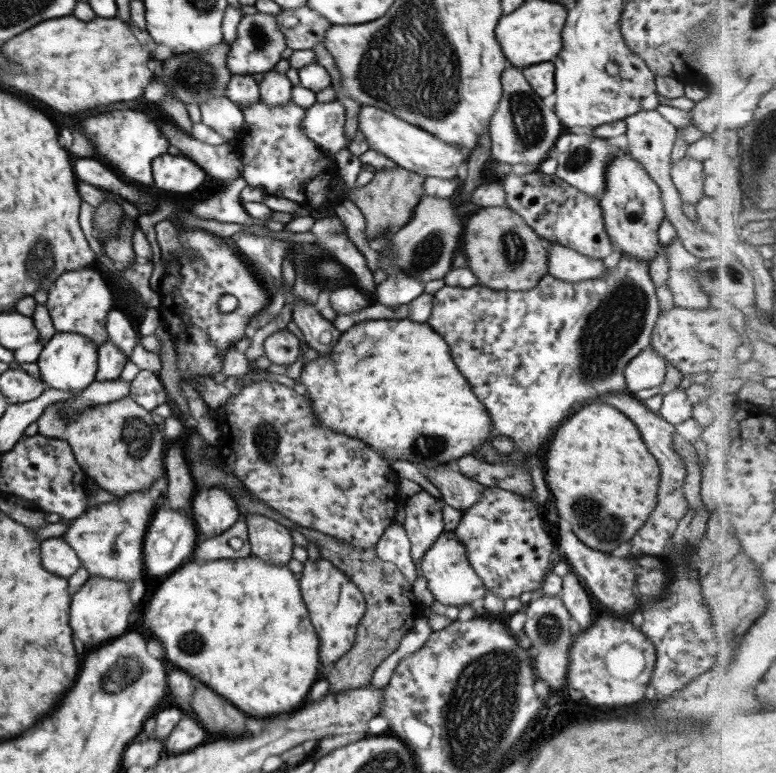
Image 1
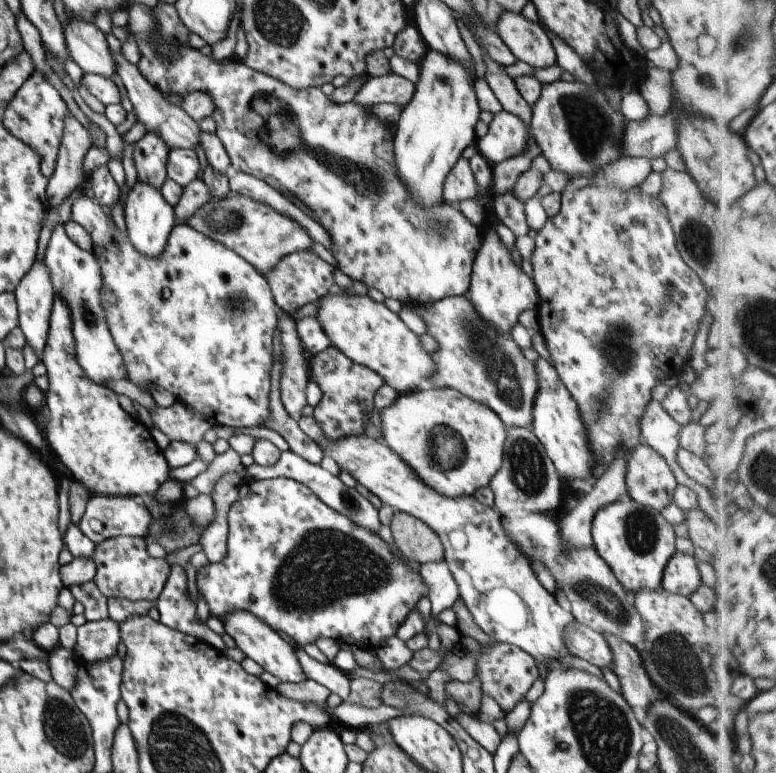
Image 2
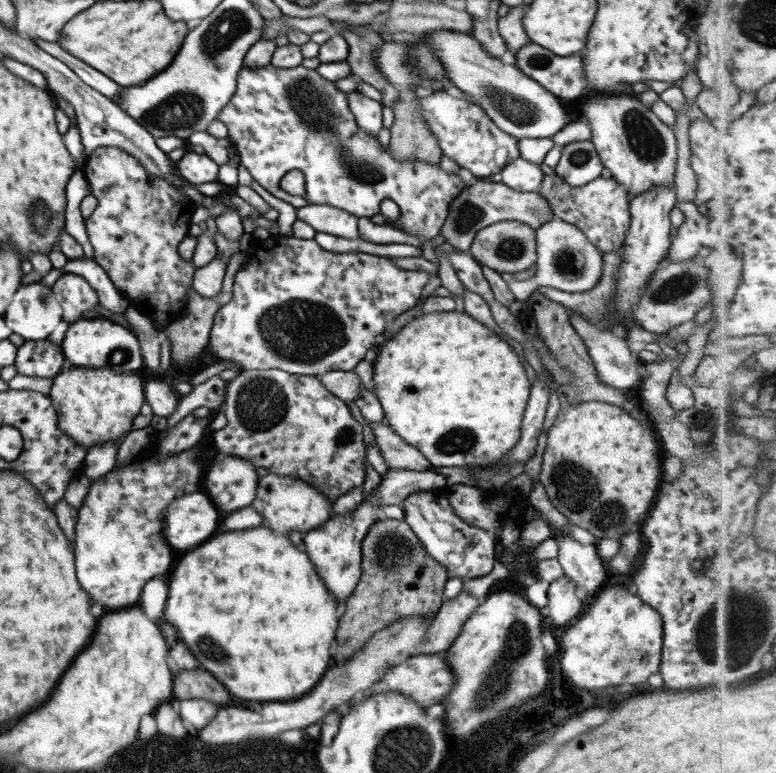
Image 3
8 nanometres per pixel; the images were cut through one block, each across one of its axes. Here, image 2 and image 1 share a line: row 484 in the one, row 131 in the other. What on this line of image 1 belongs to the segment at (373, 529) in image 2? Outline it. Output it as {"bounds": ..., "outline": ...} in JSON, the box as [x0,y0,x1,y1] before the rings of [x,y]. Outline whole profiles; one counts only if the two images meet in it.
{"bounds":[301,102,349,156],"outline":[[[315,102],[305,110],[301,130],[303,136],[309,138],[326,154],[332,156],[339,150],[347,149],[349,142],[345,136],[345,108],[339,102]]]}

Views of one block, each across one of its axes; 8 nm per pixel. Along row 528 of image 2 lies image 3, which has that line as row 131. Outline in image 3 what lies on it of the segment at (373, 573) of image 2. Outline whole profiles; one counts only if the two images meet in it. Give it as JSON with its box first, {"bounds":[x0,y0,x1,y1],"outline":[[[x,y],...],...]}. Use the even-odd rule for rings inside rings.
{"bounds":[217,62,466,241],"outline":[[[270,62],[259,68],[242,67],[237,73],[236,91],[226,106],[217,112],[217,119],[226,127],[229,141],[239,156],[239,164],[249,172],[269,194],[295,208],[307,204],[326,204],[359,218],[377,214],[380,202],[393,201],[400,210],[393,227],[406,235],[421,237],[428,241],[439,235],[446,219],[448,206],[466,187],[459,174],[447,174],[439,166],[429,166],[425,162],[399,162],[393,160],[387,148],[381,148],[376,136],[363,134],[357,128],[353,116],[347,108],[346,94],[334,82],[317,74],[316,70],[304,66],[275,68]],[[289,170],[301,170],[306,181],[306,198],[289,196],[279,190],[279,180]]]}

